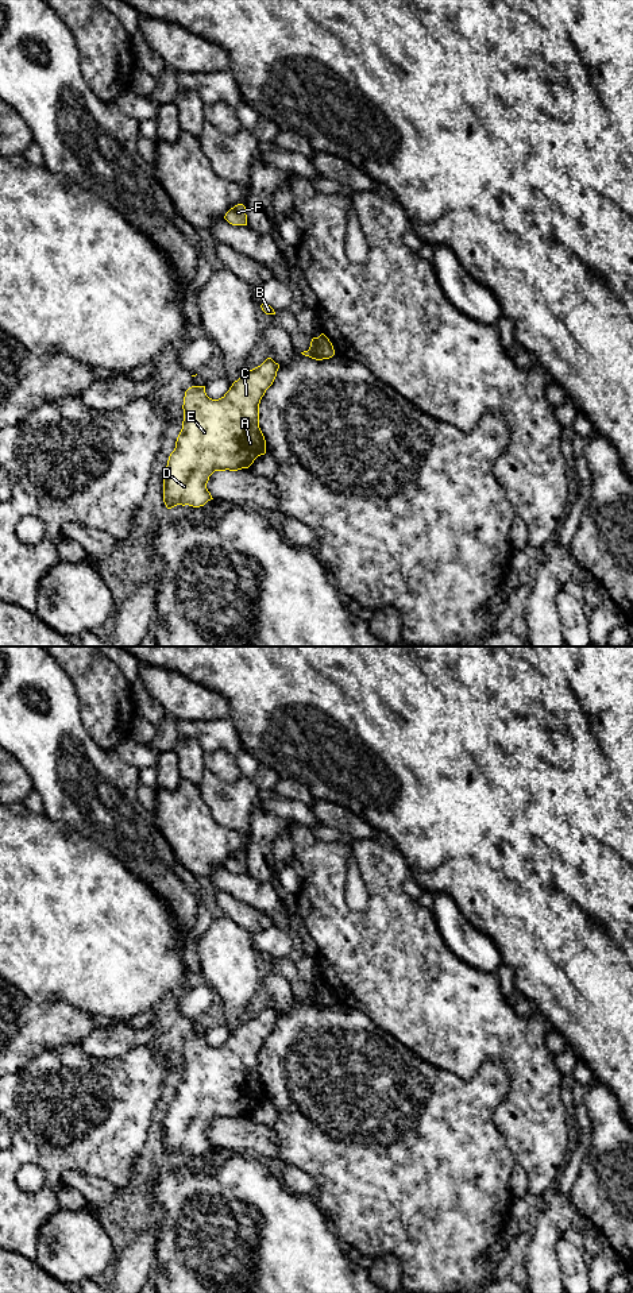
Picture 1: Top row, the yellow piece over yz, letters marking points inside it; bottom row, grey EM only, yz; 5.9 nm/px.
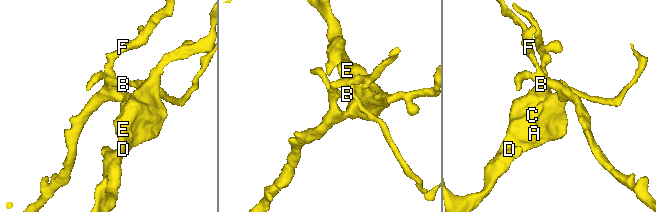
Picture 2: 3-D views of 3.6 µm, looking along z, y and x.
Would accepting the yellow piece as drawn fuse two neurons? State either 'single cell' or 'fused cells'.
fused cells

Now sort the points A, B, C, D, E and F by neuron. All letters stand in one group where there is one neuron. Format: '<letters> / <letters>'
A C D E / B F

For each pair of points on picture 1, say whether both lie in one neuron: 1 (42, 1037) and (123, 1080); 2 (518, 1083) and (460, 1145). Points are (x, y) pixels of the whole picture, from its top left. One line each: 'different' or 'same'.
1: different
2: different

